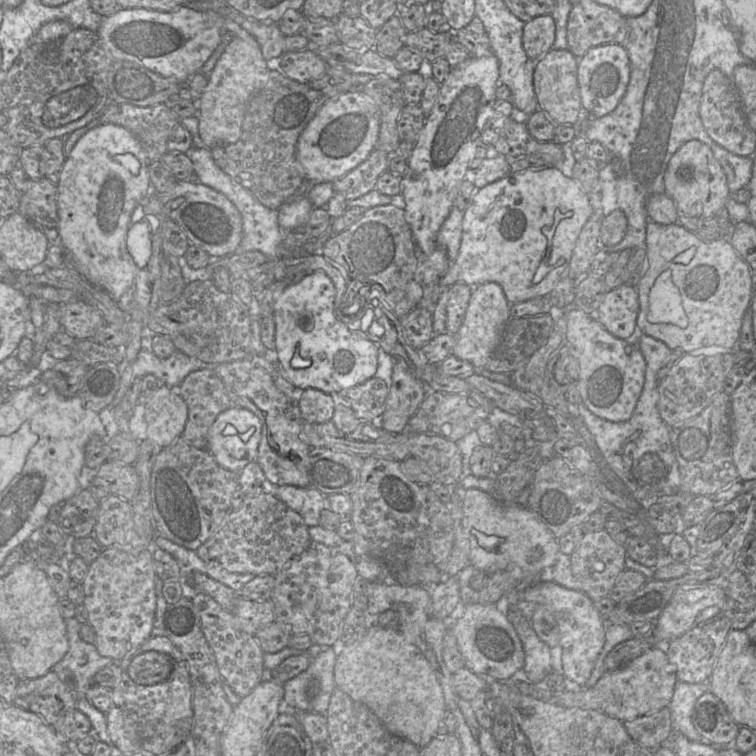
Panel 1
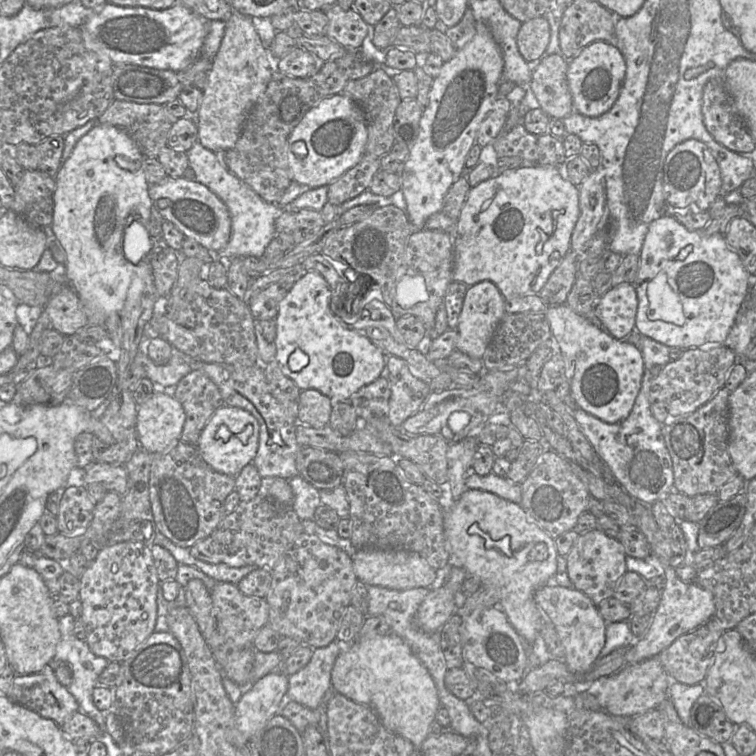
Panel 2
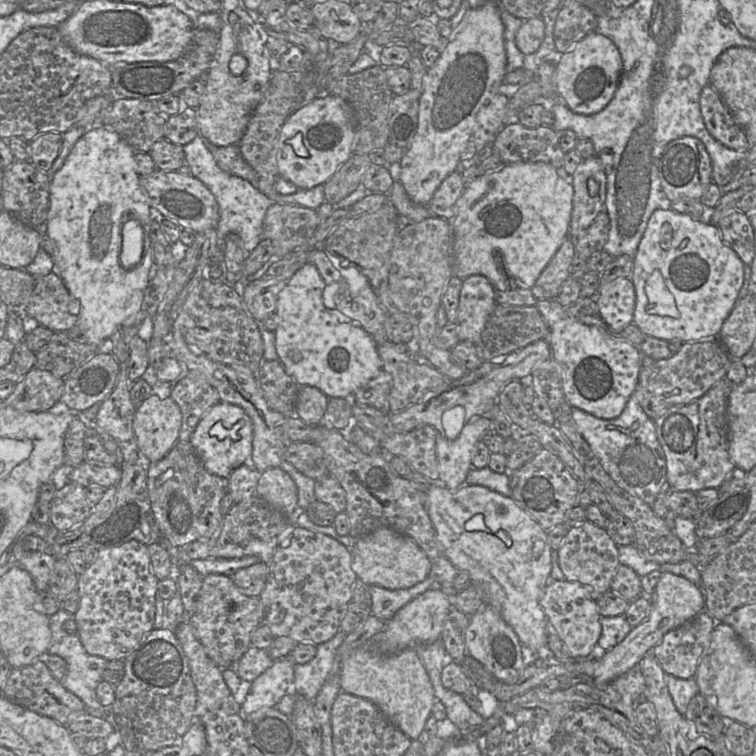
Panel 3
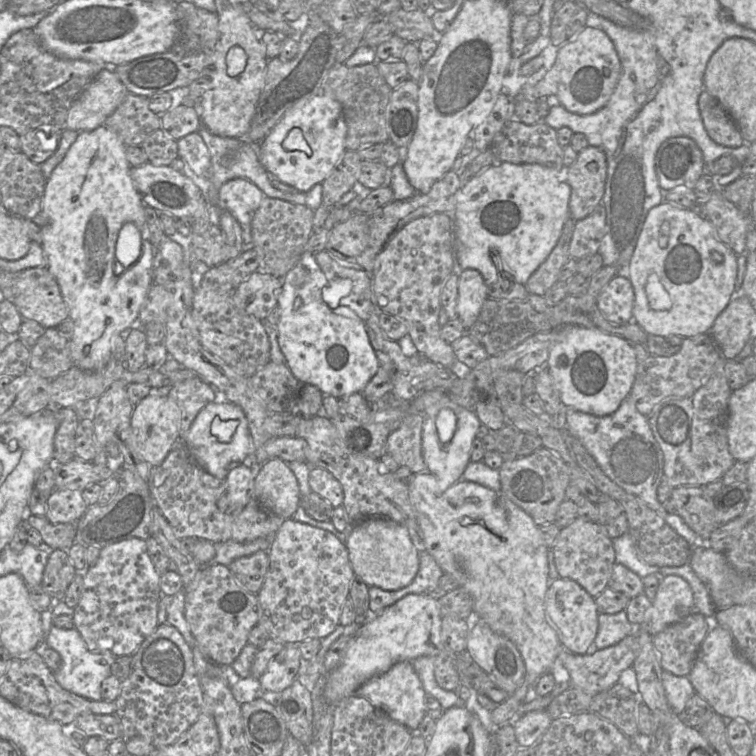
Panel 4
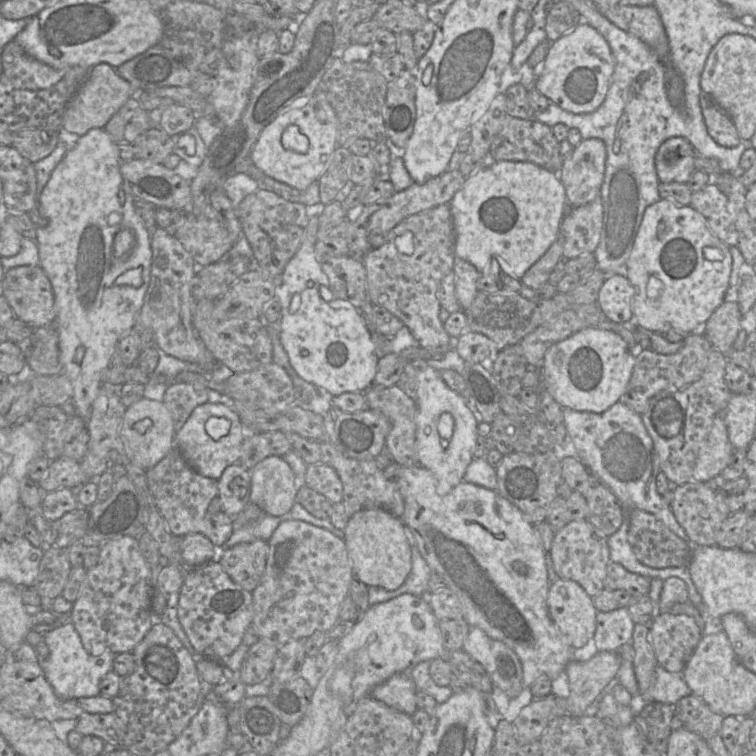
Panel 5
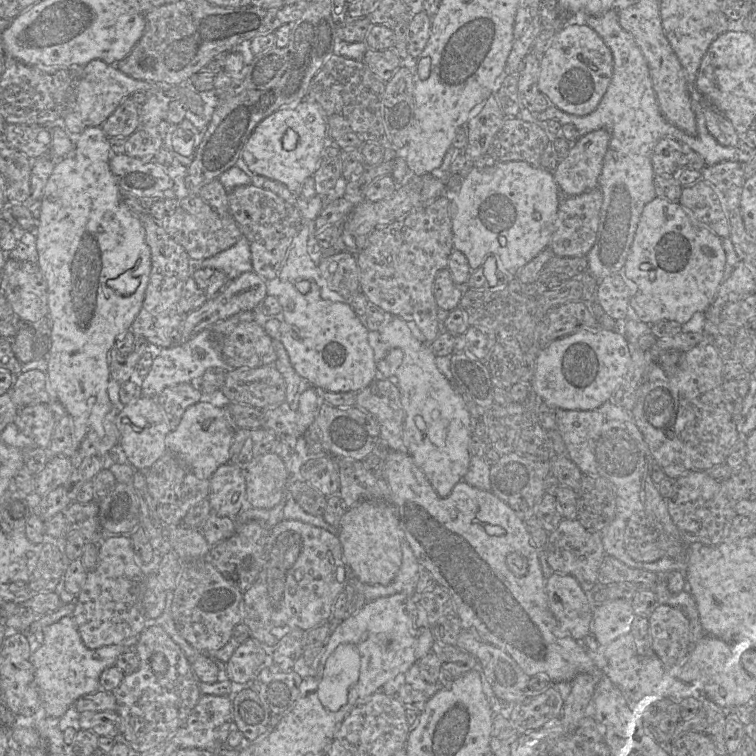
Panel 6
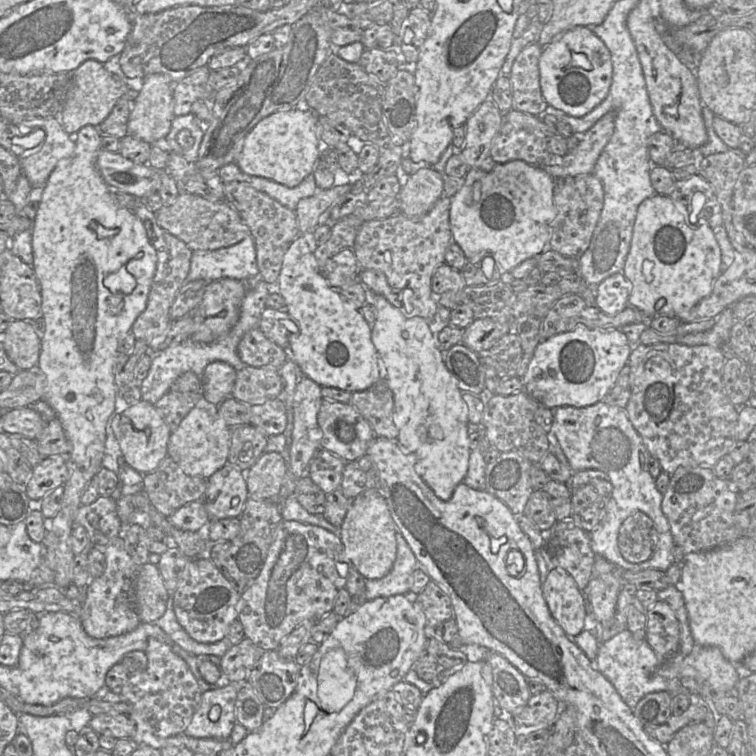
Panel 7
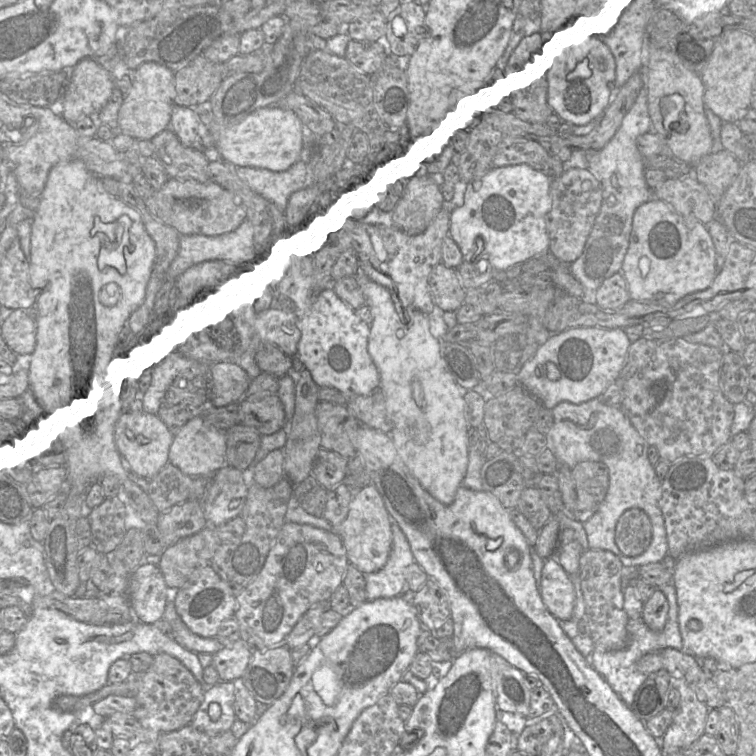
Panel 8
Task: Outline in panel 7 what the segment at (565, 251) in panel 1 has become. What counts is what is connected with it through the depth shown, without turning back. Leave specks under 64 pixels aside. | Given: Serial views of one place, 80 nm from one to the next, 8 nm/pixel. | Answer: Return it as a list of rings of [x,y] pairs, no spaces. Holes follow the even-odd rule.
[[[512,160],[506,163],[496,163],[490,171],[484,171],[480,168],[470,168],[464,178],[464,184],[461,189],[450,198],[450,213],[449,213],[449,224],[452,234],[452,240],[462,249],[466,256],[466,261],[469,263],[481,262],[486,256],[492,256],[497,264],[497,267],[501,273],[510,273],[510,271],[522,263],[523,261],[539,256],[543,251],[548,249],[548,243],[552,231],[552,223],[556,216],[556,209],[553,203],[553,193],[555,187],[555,179],[547,173],[545,170],[534,167],[523,160]],[[479,181],[481,184],[481,193],[475,193],[473,190],[474,182]]]

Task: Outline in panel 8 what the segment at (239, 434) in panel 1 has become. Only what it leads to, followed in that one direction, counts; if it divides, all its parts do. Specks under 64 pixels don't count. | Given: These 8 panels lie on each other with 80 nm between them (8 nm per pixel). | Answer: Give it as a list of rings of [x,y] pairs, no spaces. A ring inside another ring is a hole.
[[[200,415],[193,416],[176,432],[173,432],[168,459],[186,475],[210,477],[226,465],[226,435],[224,430],[206,422]]]

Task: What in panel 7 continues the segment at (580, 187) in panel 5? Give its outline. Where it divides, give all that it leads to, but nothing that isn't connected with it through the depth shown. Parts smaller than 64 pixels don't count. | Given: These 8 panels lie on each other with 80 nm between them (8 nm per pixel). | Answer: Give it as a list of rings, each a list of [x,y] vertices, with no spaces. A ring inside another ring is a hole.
[[[615,112],[602,116],[588,131],[583,133],[583,140],[570,149],[562,158],[562,163],[543,166],[553,179],[564,179],[582,174],[593,174],[596,161],[608,143],[614,128]]]

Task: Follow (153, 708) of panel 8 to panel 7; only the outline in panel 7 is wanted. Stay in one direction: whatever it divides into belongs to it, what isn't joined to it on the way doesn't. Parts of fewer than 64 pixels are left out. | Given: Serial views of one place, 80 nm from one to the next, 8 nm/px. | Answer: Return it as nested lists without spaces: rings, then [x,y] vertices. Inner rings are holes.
[[[150,638],[145,654],[148,659],[146,669],[129,675],[119,693],[131,705],[128,716],[135,724],[132,741],[136,746],[148,745],[161,750],[169,738],[185,731],[200,704],[202,691],[187,663],[169,645]]]

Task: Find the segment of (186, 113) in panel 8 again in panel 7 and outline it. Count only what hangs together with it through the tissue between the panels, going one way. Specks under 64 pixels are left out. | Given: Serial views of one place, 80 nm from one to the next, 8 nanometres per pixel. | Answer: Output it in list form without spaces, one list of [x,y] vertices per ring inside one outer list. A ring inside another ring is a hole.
[[[193,113],[175,116],[170,132],[165,138],[151,145],[159,146],[165,152],[174,152],[188,162],[196,163],[204,135],[204,125]],[[190,130],[190,131],[188,131]]]

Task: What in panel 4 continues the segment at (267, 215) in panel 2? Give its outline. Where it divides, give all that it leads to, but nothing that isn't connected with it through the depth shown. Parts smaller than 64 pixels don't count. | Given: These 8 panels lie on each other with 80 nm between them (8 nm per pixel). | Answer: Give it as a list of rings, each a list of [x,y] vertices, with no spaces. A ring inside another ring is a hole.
[[[196,131],[177,140],[178,157],[186,162],[199,177],[210,179],[211,156],[200,134]],[[245,178],[225,182],[218,191],[216,204],[212,205],[214,222],[219,224],[221,211],[229,211],[241,226],[243,244],[252,244],[251,222],[265,196],[262,190]]]

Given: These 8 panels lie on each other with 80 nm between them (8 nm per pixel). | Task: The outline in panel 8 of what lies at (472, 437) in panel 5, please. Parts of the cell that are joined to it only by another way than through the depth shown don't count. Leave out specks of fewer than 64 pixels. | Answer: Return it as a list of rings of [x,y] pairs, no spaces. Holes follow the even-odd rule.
[[[360,271],[355,278],[371,311],[368,353],[379,371],[378,389],[384,396],[387,416],[391,422],[389,436],[399,456],[420,485],[440,503],[451,505],[468,466],[468,422],[463,399],[468,390],[456,383],[442,359],[440,342],[429,330],[428,315],[418,310],[405,310],[407,318],[402,320],[386,287],[370,280]]]

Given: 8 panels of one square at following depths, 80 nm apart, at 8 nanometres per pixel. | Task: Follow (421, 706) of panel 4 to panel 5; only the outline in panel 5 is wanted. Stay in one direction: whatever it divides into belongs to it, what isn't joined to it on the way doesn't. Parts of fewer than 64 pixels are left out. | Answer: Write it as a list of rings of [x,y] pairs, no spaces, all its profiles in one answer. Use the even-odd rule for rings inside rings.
[[[401,672],[375,686],[369,696],[411,716],[417,710],[416,692],[409,672]]]

